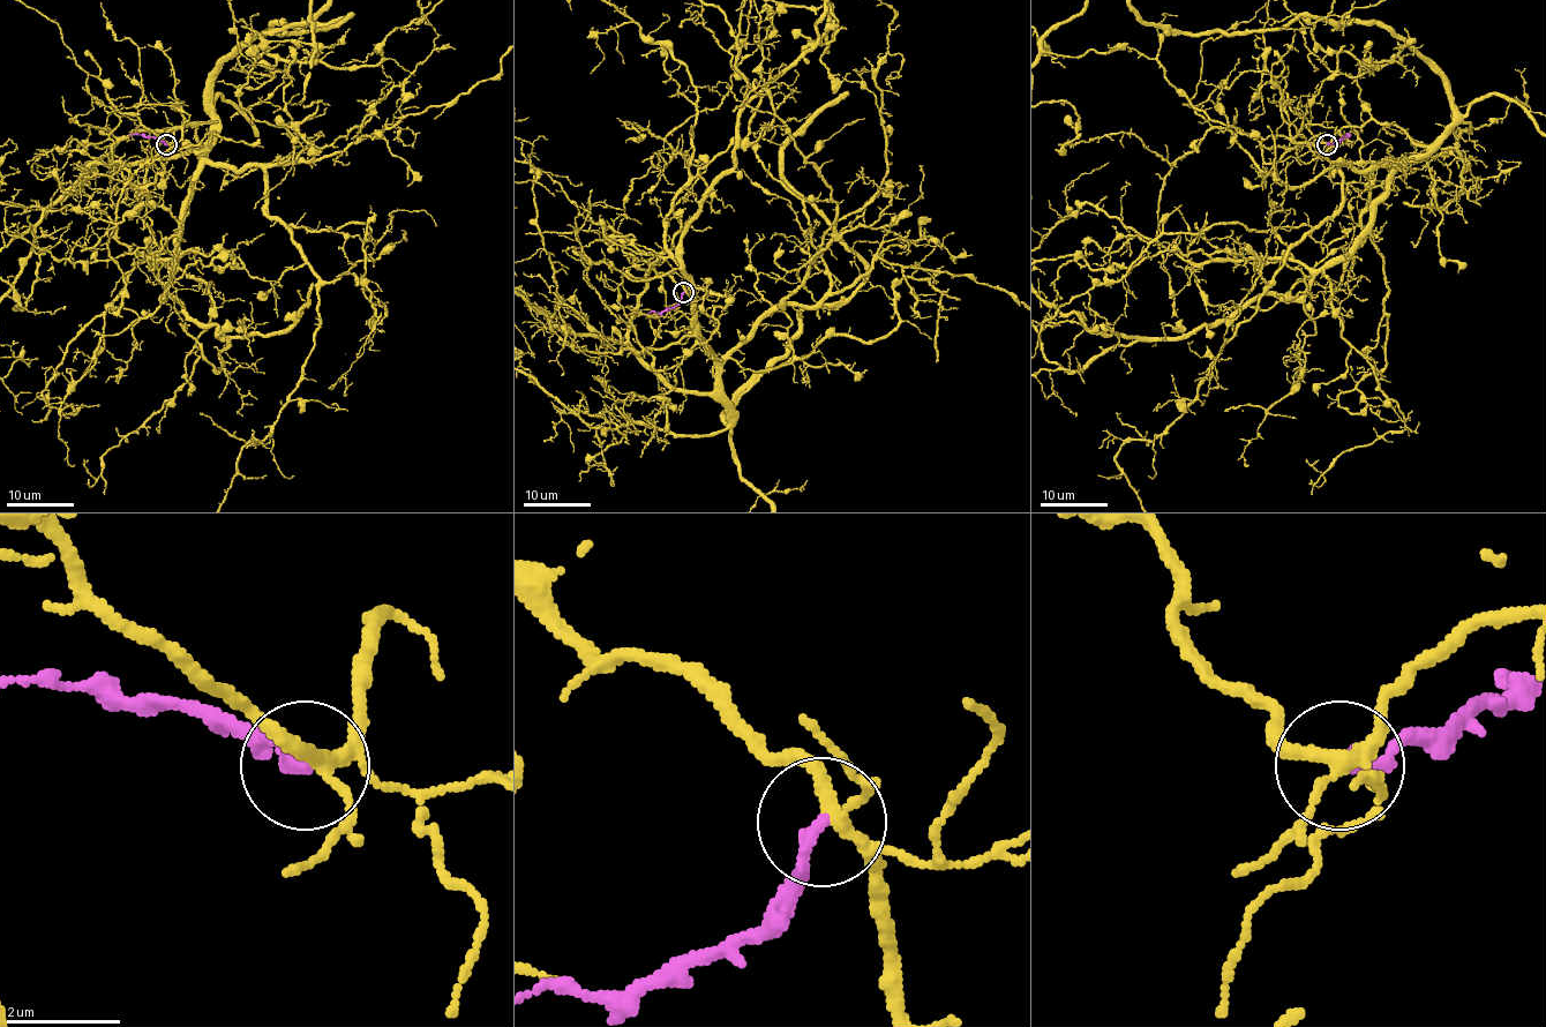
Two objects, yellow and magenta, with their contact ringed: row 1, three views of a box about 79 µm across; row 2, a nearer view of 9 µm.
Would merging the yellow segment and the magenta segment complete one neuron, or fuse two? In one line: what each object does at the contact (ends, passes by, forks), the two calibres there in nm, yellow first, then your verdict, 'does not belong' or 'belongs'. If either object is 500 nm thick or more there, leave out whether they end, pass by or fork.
yellow forks; magenta ends; calibres 220 and 240 nm; does not belong

